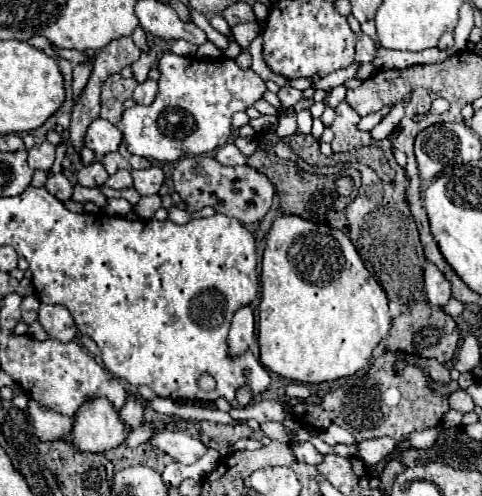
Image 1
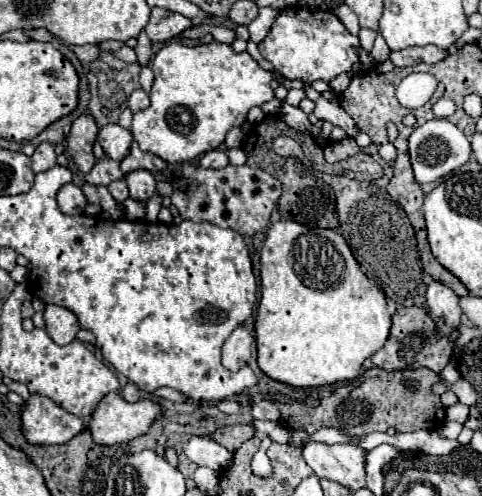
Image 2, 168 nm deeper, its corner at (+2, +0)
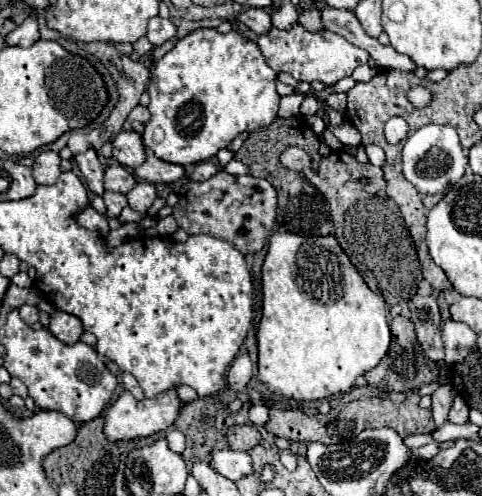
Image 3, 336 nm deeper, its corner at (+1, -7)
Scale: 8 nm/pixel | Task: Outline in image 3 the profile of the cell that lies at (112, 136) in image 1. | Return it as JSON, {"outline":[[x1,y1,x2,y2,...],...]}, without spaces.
{"outline":[[121,132,113,140,113,158,125,168,137,168,145,162,143,138,137,132]]}

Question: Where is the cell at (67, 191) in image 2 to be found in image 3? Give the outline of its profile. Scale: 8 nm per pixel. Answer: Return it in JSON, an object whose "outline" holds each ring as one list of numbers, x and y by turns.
{"outline":[[87,206,87,208,81,212,81,216,77,216,77,220,79,220,79,224,81,224,83,228,87,228,87,230,97,230,97,232,103,234,103,236,109,234,109,220,107,220,107,216,95,212,91,206]]}

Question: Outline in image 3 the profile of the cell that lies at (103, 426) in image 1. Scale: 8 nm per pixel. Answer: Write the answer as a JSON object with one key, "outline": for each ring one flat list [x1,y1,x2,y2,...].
{"outline":[[165,390,153,400,135,400,131,392,121,392,119,398,109,406,105,414,105,436,109,440,131,440,131,438,141,438,141,436,151,436,161,430,167,430,175,418,179,416,181,410,181,400,177,396,177,390]]}

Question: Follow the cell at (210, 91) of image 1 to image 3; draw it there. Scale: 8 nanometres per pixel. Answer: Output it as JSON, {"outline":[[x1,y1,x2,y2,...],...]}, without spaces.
{"outline":[[197,28,179,38,175,46,151,68,151,80,147,86,151,96,151,120,145,126,143,142,155,152,157,158,165,162,191,166,209,160,221,148,227,148,231,140,241,132,253,132,273,124,281,100,275,90,275,80,277,72,269,68,255,40,235,30,221,34,215,28]]}

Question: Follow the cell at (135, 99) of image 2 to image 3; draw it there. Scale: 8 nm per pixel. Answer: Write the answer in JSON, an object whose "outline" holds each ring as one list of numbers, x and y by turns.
{"outline":[[135,106,135,108,131,110,131,114,129,114,129,124,133,126,133,130,135,130,137,134,143,134,145,124,149,122,149,118,151,118,151,114,149,114,149,110,147,110,145,106]]}

